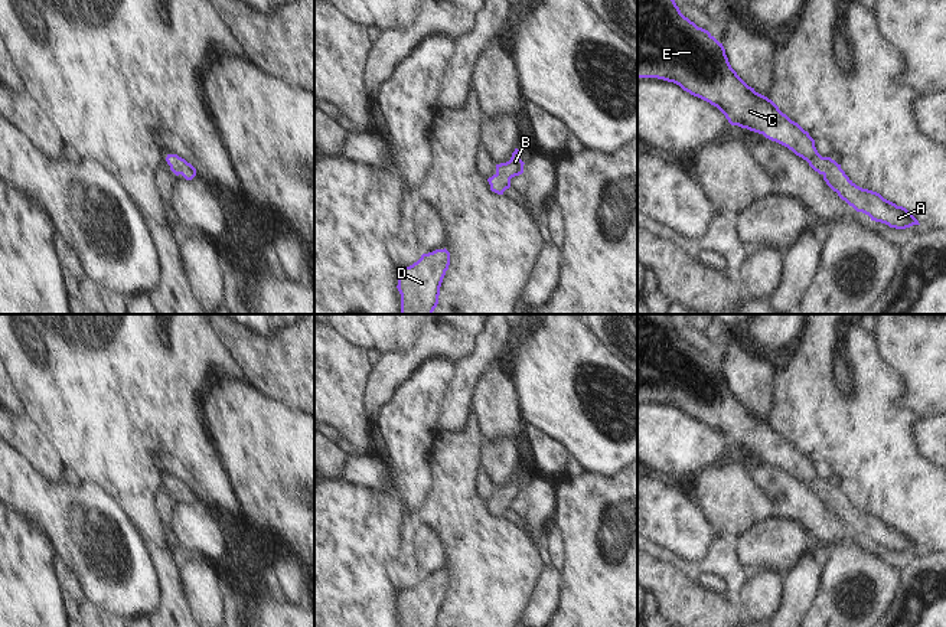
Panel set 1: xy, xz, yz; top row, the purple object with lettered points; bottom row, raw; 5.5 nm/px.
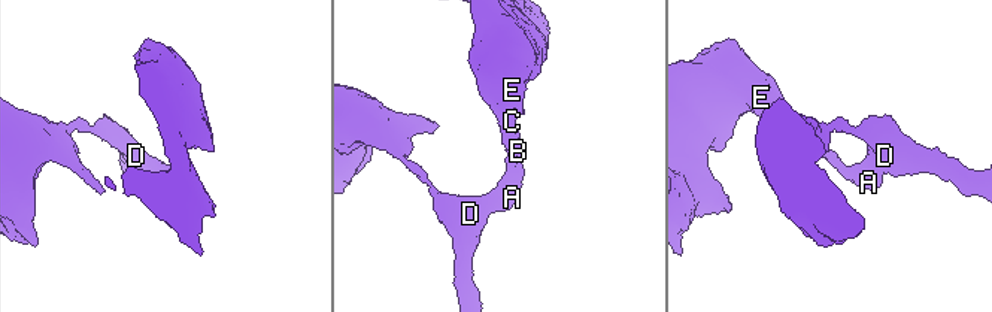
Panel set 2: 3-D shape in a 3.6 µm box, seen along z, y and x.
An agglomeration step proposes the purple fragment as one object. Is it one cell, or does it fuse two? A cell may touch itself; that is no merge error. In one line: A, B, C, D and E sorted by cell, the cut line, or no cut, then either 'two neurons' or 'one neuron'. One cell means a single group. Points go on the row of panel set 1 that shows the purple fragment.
groups A B C D E; cut none; one neuron

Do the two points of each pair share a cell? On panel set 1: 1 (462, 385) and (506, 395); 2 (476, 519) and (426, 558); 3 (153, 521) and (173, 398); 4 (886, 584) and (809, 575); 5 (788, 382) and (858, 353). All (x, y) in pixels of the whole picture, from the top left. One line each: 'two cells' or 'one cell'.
1: two cells
2: two cells
3: one cell
4: two cells
5: one cell

